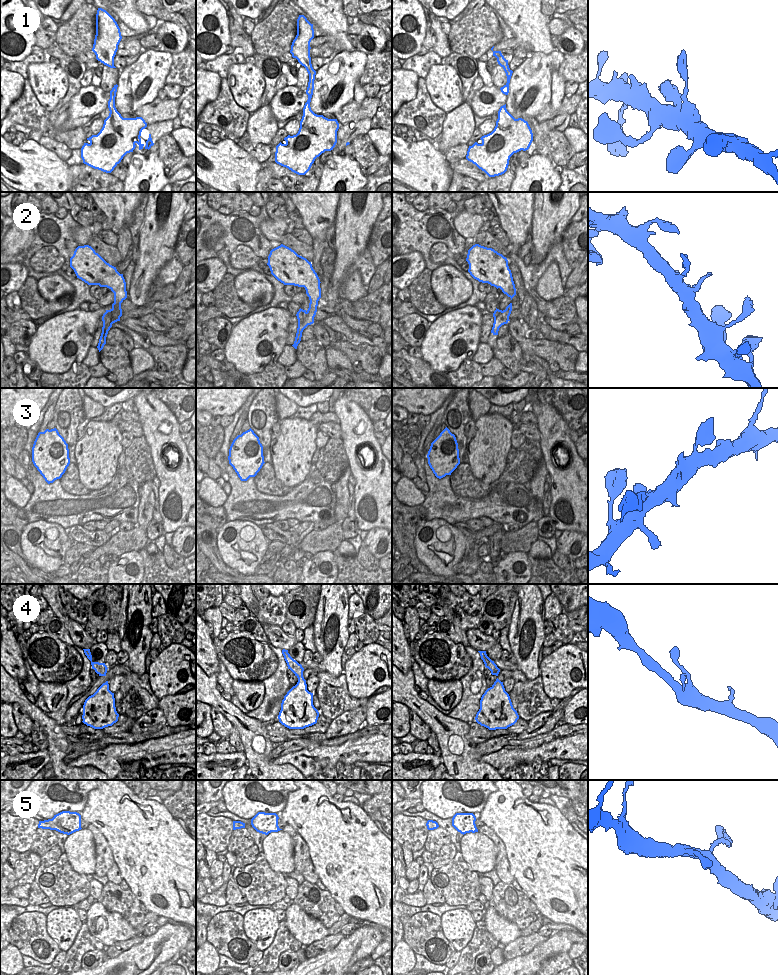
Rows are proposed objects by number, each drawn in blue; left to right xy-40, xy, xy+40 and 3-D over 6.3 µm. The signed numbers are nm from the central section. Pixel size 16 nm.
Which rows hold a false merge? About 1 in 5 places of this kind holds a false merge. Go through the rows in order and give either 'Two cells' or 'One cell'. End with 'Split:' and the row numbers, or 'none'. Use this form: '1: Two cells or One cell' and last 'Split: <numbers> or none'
1: One cell
2: Two cells
3: One cell
4: One cell
5: One cell
Split: 2.

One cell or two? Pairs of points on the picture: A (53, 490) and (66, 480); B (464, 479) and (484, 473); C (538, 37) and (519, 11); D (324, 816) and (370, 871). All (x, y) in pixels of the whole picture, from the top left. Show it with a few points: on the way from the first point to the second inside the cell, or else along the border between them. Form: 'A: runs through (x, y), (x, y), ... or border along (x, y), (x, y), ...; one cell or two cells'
A: border along (58, 479), (61, 486), (69, 493), (82, 494); two cells
B: border along (468, 464), (475, 477), (485, 483), (493, 482); two cells
C: runs through (533, 31), (524, 17); one cell
D: runs through (333, 830), (347, 844), (347, 848), (356, 857); one cell

